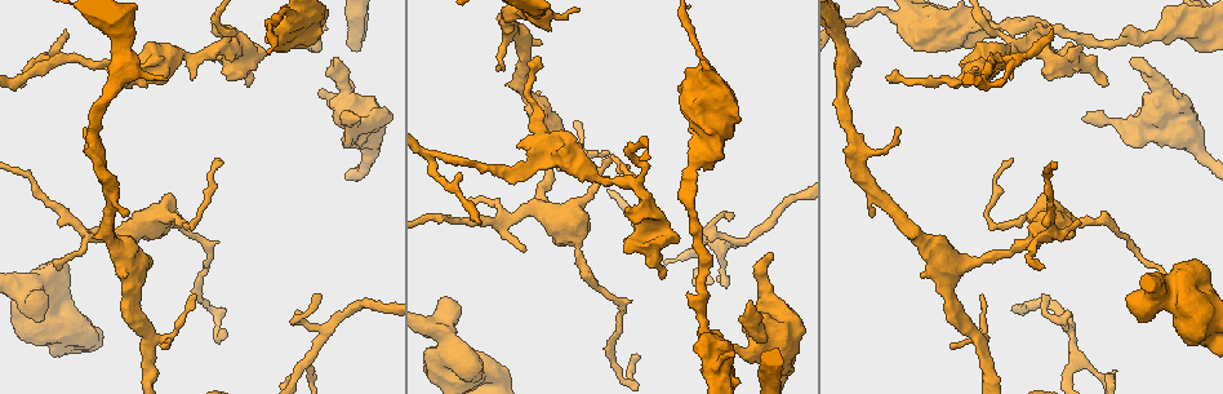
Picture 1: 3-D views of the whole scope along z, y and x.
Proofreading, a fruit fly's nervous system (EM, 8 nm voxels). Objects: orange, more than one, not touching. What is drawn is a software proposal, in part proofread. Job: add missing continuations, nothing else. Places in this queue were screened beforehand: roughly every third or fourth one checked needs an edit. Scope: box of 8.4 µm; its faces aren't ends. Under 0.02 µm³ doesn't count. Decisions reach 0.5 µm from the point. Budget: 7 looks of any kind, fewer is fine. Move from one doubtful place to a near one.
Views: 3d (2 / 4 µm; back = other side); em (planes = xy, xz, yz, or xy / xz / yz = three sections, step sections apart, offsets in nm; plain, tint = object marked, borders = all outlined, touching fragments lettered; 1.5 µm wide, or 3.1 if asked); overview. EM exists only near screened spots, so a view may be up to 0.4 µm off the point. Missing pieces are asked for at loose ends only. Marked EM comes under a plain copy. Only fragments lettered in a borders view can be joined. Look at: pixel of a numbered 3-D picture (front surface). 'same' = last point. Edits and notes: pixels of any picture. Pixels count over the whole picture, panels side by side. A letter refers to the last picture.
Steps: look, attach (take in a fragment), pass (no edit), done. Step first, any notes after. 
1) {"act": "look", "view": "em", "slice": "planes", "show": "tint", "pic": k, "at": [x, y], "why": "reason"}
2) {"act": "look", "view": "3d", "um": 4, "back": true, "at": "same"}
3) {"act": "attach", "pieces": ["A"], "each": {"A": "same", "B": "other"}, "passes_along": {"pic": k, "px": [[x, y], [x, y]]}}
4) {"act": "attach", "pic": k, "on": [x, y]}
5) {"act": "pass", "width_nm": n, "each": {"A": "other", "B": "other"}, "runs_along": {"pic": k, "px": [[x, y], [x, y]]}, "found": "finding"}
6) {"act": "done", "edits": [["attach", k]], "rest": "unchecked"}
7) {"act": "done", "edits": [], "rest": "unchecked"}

{"act": "look", "view": "em", "slice": "yz", "step": 4, "show": "tint", "pic": 1, "at": [337, 62], "why": "branch stops here"}

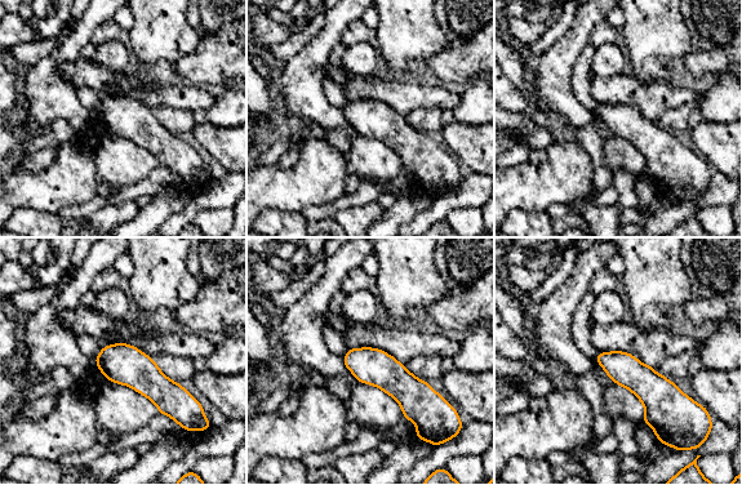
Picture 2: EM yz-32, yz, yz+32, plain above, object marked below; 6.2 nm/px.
{"act": "look", "view": "em", "slice": "xy", "step": 8, "show": "borders", "at": "same"}

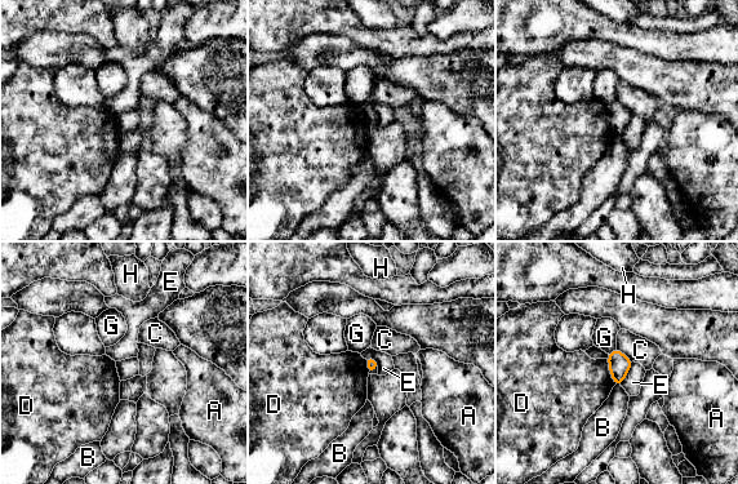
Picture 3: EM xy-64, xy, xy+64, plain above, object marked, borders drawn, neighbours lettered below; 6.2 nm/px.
{"act": "pass", "each": {"A": "other", "B": "other", "C": "other", "D": "other", "E": "other", "G": "other", "H": "other"}, "border": {"pic": 3, "px": [[617, 347], [631, 362]]}, "found": "no lettered fragment goes on from it"}

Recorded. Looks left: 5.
{"act": "look", "view": "em", "slice": "planes", "show": "borders", "pic": 1, "at": [624, 250], "why": "branch stops here"}

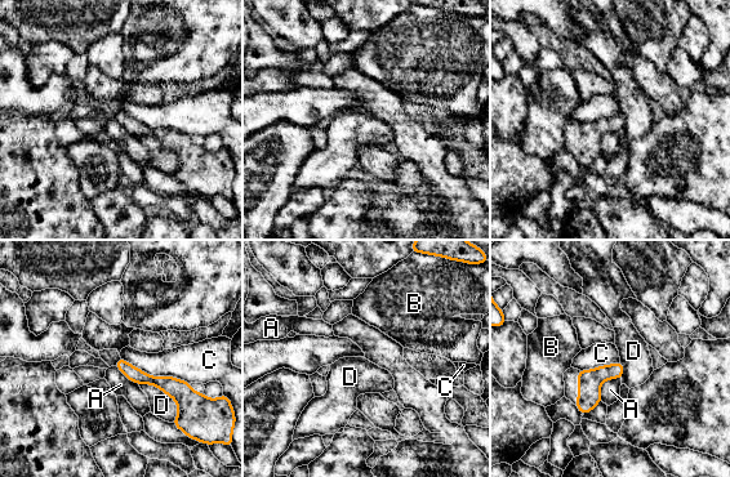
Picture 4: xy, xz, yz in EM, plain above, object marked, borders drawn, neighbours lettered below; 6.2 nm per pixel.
{"act": "pass", "each": {"A": "other", "B": "other", "C": "other", "D": "other"}, "runs_along": {"pic": 4, "px": [[119, 364], [165, 383], [185, 404]]}, "found": "no lettered fragment goes on from it"}

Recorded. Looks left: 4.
{"act": "look", "view": "em", "slice": "planes", "show": "borders", "pic": 1, "at": [65, 33], "why": "free end"}

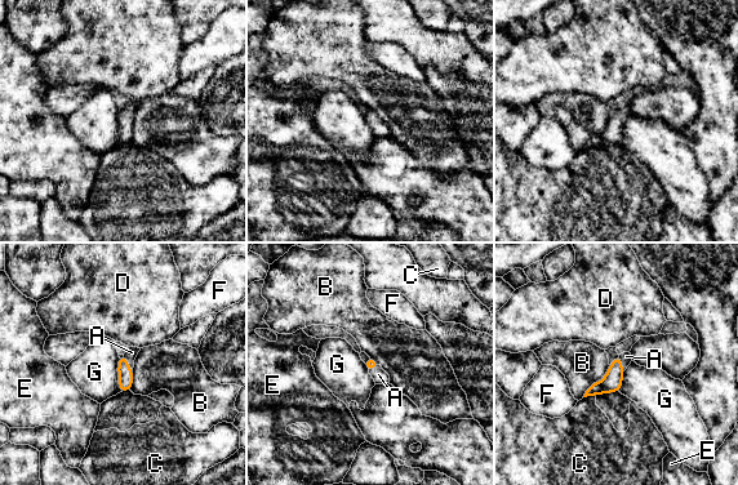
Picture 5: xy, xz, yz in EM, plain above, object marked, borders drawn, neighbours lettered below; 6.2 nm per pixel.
{"act": "attach", "pieces": ["A"], "each": {"A": "same", "B": "other", "C": "other", "D": "other", "E": "other", "F": "other", "G": "other"}, "passes_along": {"pic": 5, "px": [[125, 374], [127, 363], [132, 352]]}, "found": "the neuron continues"}

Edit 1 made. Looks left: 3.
{"act": "done", "edits": [["attach", 5]], "rest": "unchecked"}

